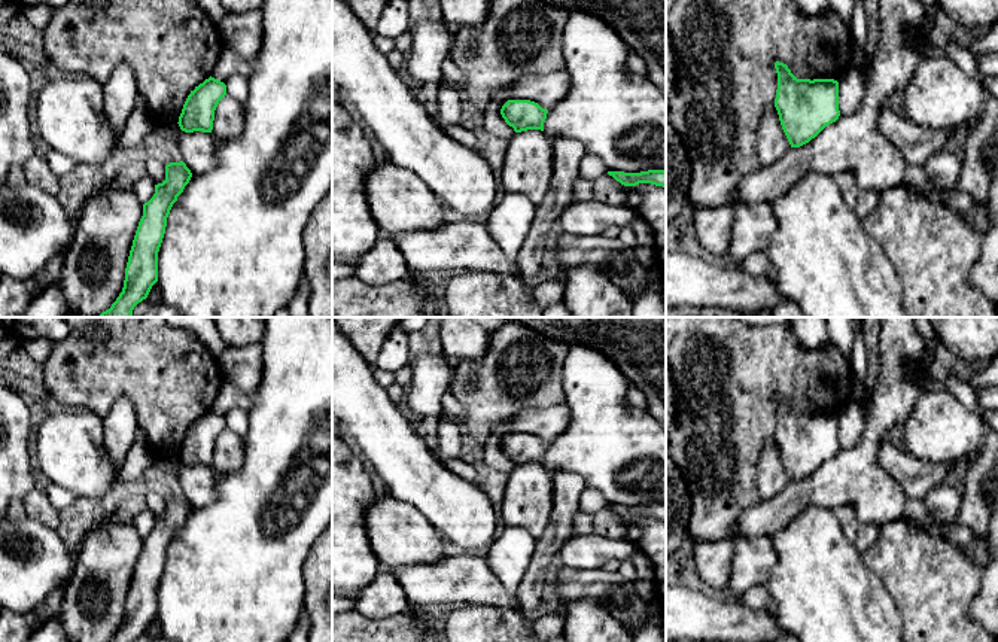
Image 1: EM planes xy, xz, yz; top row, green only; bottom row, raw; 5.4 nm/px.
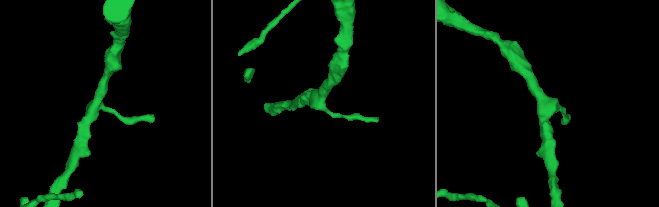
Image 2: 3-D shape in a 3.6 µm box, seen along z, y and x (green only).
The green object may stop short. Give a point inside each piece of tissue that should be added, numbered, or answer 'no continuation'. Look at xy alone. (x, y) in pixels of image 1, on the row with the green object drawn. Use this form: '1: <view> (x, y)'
no continuation

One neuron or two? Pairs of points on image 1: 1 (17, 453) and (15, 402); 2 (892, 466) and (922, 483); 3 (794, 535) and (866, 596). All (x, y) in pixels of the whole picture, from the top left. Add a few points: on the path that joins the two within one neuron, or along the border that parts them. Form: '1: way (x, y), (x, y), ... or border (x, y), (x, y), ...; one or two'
1: way (15, 441), (15, 414); one
2: way (900, 466), (915, 477); one
3: way (812, 553), (848, 589); one

